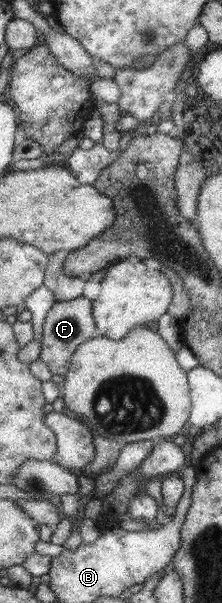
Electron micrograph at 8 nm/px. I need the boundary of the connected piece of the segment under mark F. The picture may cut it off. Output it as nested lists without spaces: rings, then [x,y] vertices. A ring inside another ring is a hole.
[[[80,296],[69,301],[56,301],[50,311],[48,311],[48,314],[46,314],[42,329],[43,335],[39,345],[39,359],[46,364],[51,374],[64,376],[71,366],[72,353],[83,342],[97,335],[90,300]]]

